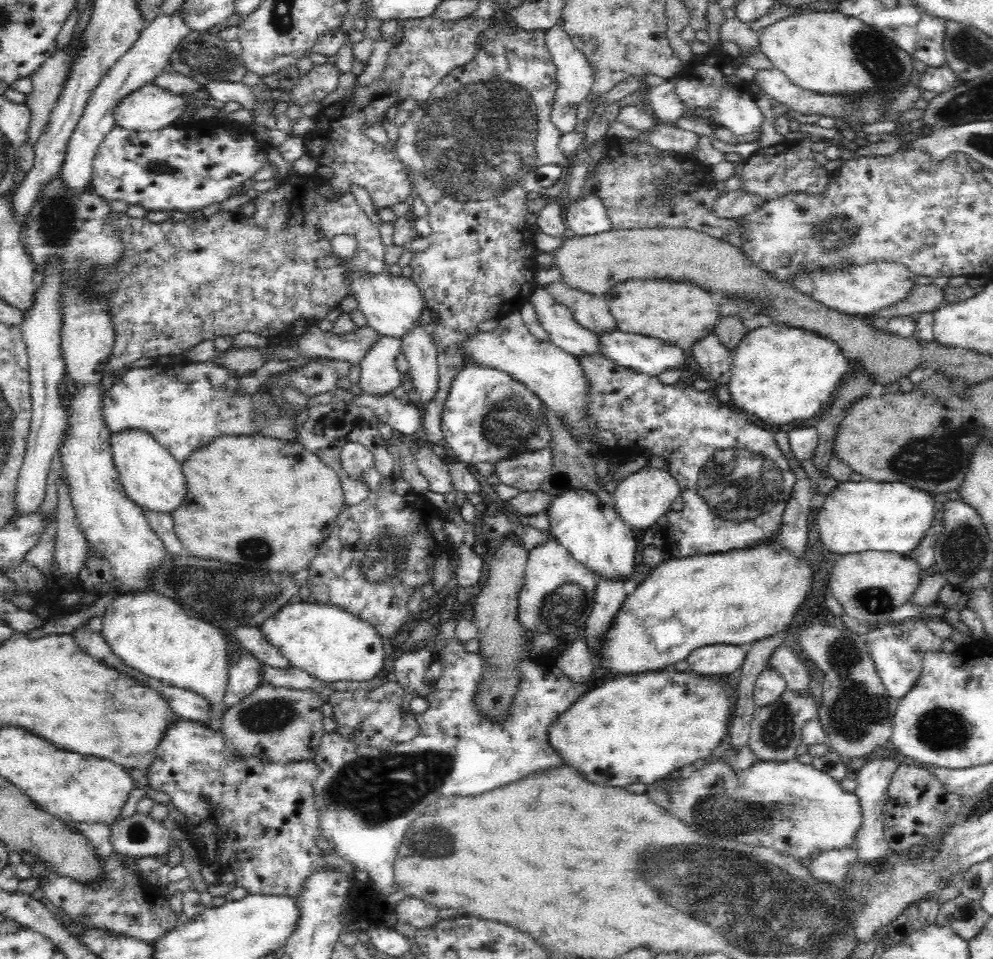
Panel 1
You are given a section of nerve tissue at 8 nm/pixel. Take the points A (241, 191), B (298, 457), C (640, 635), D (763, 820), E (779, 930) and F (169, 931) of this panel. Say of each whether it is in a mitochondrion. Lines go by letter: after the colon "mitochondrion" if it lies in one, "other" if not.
A: other
B: other
C: other
D: mitochondrion
E: mitochondrion
F: other

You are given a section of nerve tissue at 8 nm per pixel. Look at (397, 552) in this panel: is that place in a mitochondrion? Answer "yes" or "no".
yes

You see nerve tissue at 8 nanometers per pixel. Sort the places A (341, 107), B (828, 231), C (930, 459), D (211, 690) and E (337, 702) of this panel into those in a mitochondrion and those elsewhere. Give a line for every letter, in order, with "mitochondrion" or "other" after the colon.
A: other
B: mitochondrion
C: mitochondrion
D: other
E: other

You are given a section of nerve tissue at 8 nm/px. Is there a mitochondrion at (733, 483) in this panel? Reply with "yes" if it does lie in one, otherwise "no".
yes

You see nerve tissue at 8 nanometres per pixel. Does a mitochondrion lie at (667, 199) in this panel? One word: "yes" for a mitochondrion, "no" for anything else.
yes

